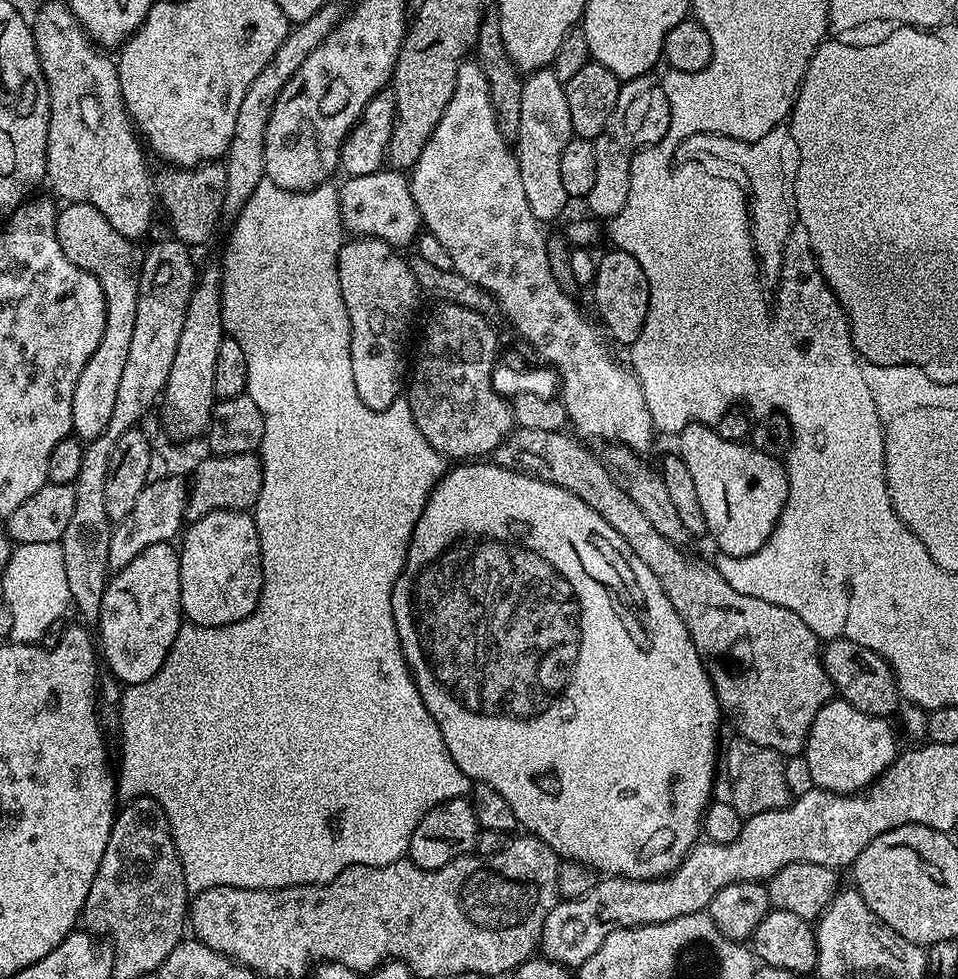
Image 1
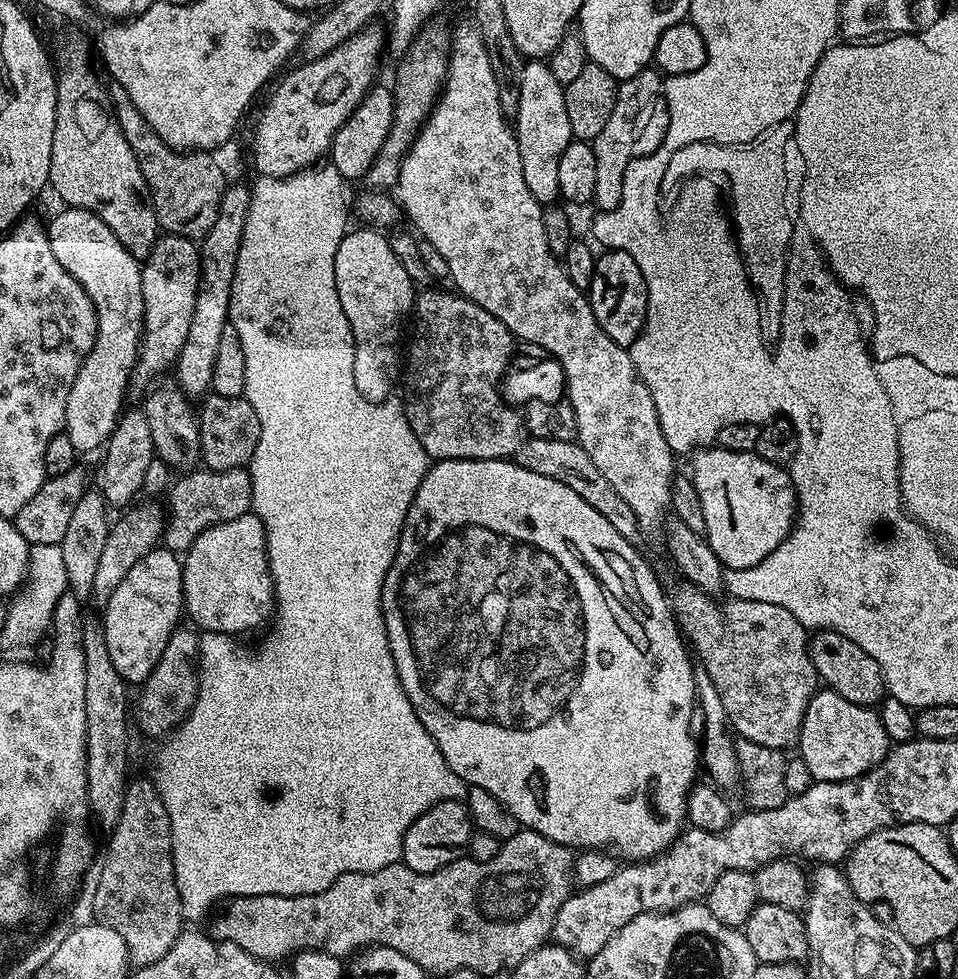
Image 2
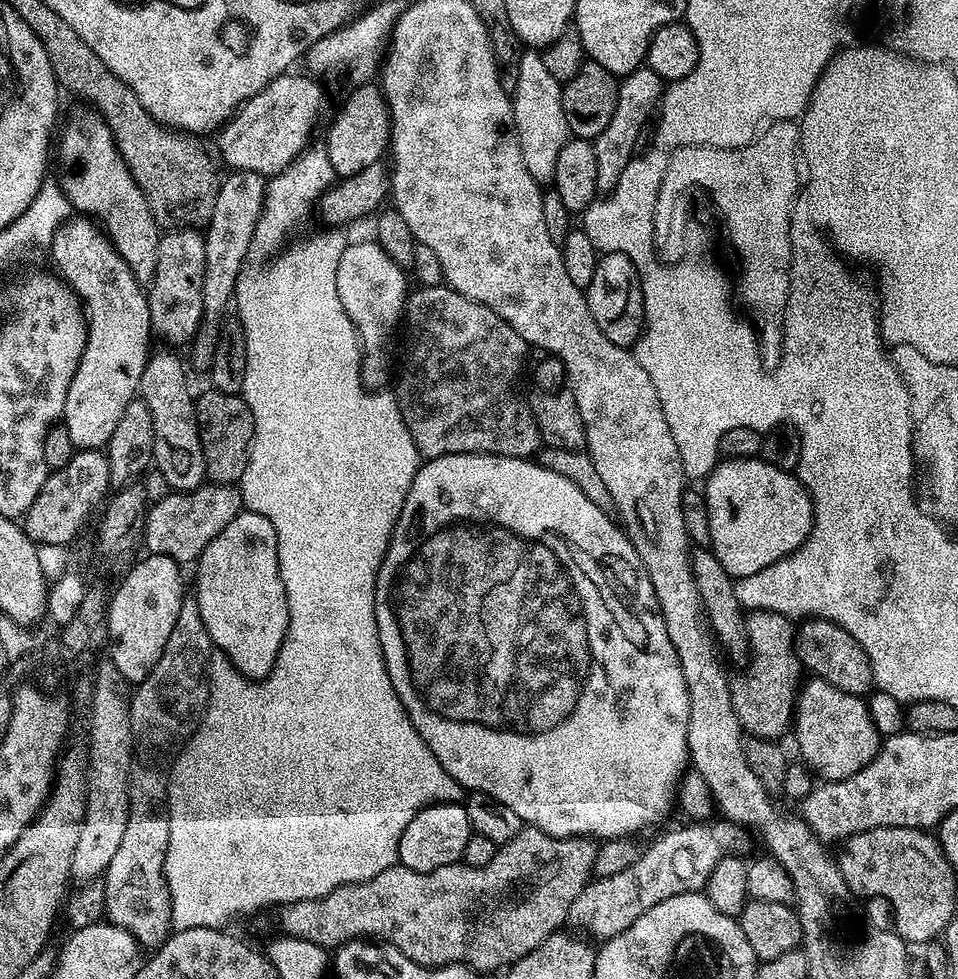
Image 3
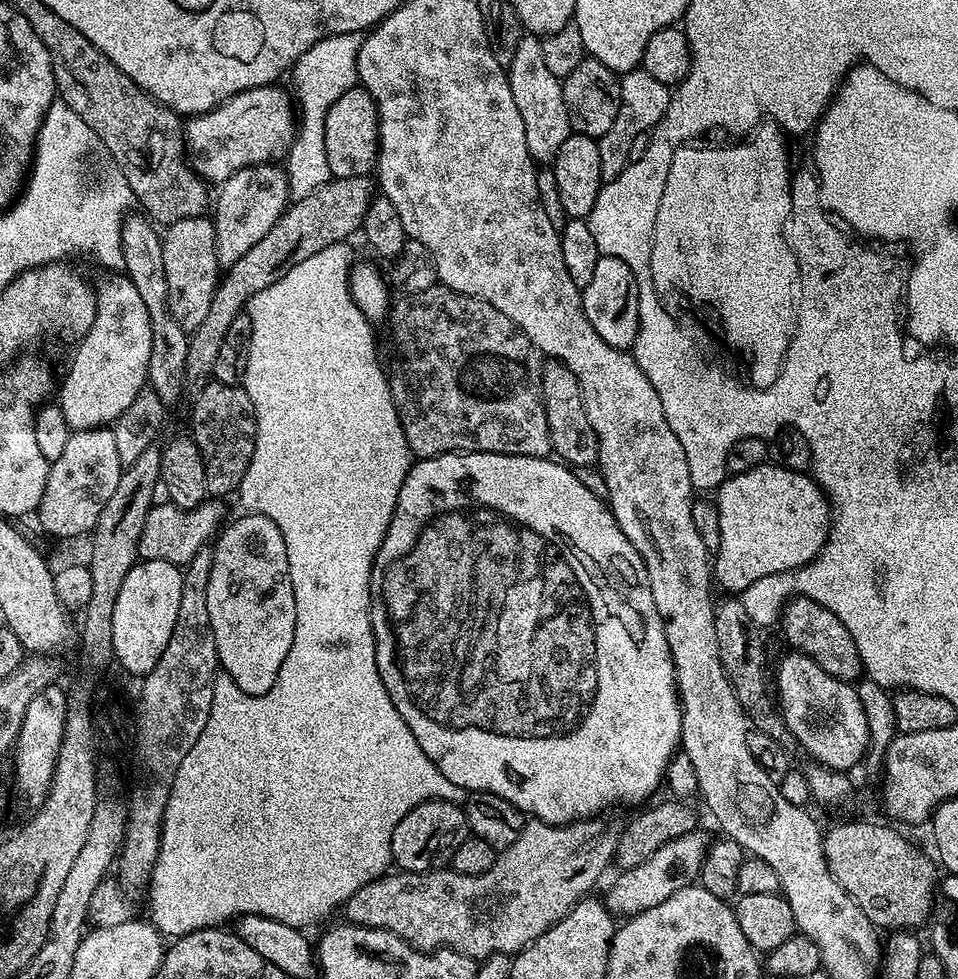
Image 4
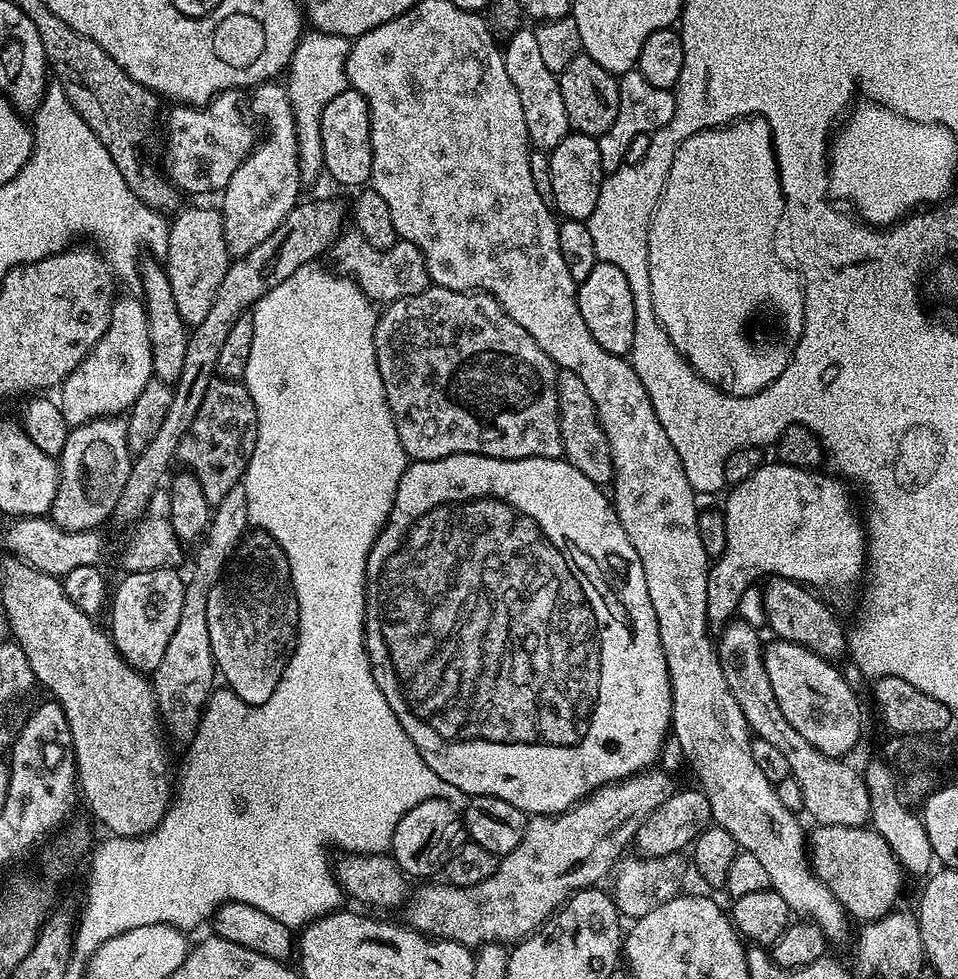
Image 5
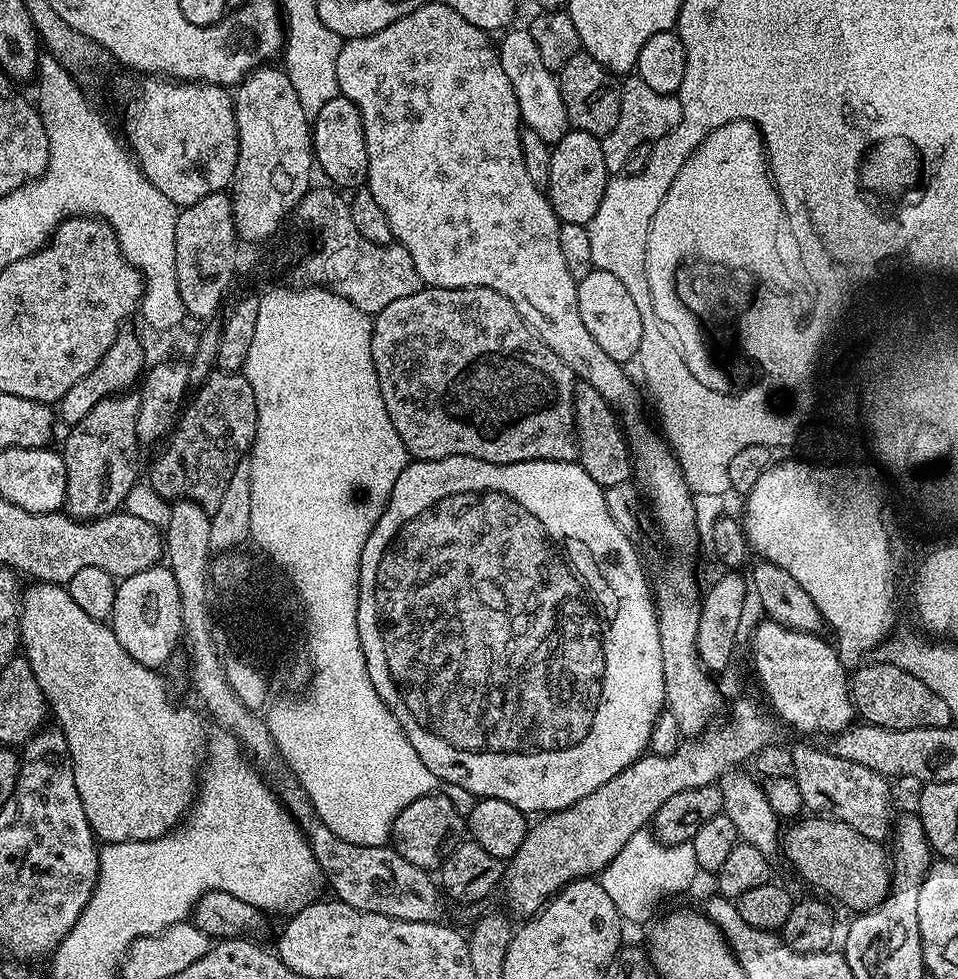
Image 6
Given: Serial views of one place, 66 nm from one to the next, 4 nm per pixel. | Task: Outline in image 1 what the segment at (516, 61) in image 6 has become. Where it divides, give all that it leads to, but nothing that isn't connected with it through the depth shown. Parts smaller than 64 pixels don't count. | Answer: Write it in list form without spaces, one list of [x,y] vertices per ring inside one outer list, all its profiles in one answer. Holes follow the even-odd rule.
[[[551,67],[531,73],[522,86],[522,122],[518,126],[514,151],[522,170],[526,202],[530,202],[530,210],[541,222],[558,219],[564,207],[570,204],[570,198],[562,187],[561,163],[562,150],[566,150],[566,142],[572,137],[570,106],[566,106],[564,85],[558,82]]]

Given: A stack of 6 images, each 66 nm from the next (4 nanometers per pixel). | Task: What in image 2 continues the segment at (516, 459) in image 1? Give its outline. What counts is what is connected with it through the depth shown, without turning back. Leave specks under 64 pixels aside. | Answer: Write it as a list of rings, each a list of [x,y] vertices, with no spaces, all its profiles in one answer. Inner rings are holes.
[[[528,438],[521,444],[514,459],[526,470],[534,470],[534,474],[543,474],[545,478],[554,478],[554,482],[562,482],[562,486],[570,486],[570,490],[574,490],[574,494],[578,494],[578,498],[590,502],[590,506],[594,506],[594,510],[598,510],[598,514],[602,514],[602,518],[606,518],[610,522],[610,526],[614,526],[614,530],[618,530],[618,534],[622,534],[622,538],[635,541],[636,535],[641,535],[642,529],[636,523],[634,510],[630,510],[630,506],[626,506],[626,502],[622,502],[622,498],[614,490],[614,486],[610,486],[610,482],[606,482],[606,478],[602,478],[602,470],[598,470],[598,466],[594,466],[590,454],[586,454],[586,450],[582,450],[582,446],[576,443],[575,439],[556,441]],[[680,582],[676,593],[670,596],[677,624],[698,660],[700,655],[703,672],[710,678],[714,690],[718,690],[718,698],[722,698],[731,731],[741,740],[788,750],[799,741],[806,706],[810,706],[810,698],[818,690],[816,667],[808,653],[809,629],[804,628],[790,610],[782,610],[782,606],[774,606],[774,602],[729,599],[723,608],[718,600],[715,595],[708,595],[687,582]]]

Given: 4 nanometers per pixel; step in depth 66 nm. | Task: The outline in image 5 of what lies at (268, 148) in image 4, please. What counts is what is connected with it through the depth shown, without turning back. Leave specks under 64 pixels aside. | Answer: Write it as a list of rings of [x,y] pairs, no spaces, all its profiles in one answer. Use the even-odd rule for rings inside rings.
[[[233,90],[221,92],[209,104],[203,106],[176,106],[168,116],[168,137],[164,140],[164,160],[162,168],[169,180],[180,189],[181,193],[208,192],[211,188],[222,190],[234,178],[234,170],[242,166],[252,149],[258,143],[258,132],[248,125],[249,117],[242,107],[241,93]]]

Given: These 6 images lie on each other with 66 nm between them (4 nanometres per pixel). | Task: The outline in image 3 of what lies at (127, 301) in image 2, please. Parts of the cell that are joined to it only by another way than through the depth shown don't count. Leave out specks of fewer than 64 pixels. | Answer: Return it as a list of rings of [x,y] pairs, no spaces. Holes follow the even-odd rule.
[[[88,218],[69,219],[61,224],[50,245],[52,260],[57,268],[55,271],[80,297],[88,321],[86,346],[78,362],[78,370],[70,382],[70,390],[66,390],[66,406],[62,417],[62,423],[70,434],[70,442],[74,442],[78,450],[85,448],[100,450],[110,442],[110,434],[114,434],[114,426],[118,418],[122,418],[126,406],[130,406],[130,402],[137,399],[142,370],[150,355],[148,343],[154,340],[150,306],[145,289],[136,281],[130,266],[126,266],[126,262],[120,257],[108,236],[91,223],[93,221]]]

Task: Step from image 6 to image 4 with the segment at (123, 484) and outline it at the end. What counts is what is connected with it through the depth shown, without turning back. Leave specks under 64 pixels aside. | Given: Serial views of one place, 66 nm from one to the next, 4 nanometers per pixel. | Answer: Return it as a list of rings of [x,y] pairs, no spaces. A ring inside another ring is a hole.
[[[111,427],[92,428],[89,432],[73,431],[70,442],[66,442],[66,451],[62,458],[54,462],[48,469],[46,490],[42,494],[42,502],[36,507],[34,519],[48,536],[57,536],[60,540],[72,540],[75,536],[87,537],[98,522],[98,514],[106,507],[106,502],[114,495],[118,487],[118,478],[123,474],[126,465],[118,458],[118,449],[114,443]]]

